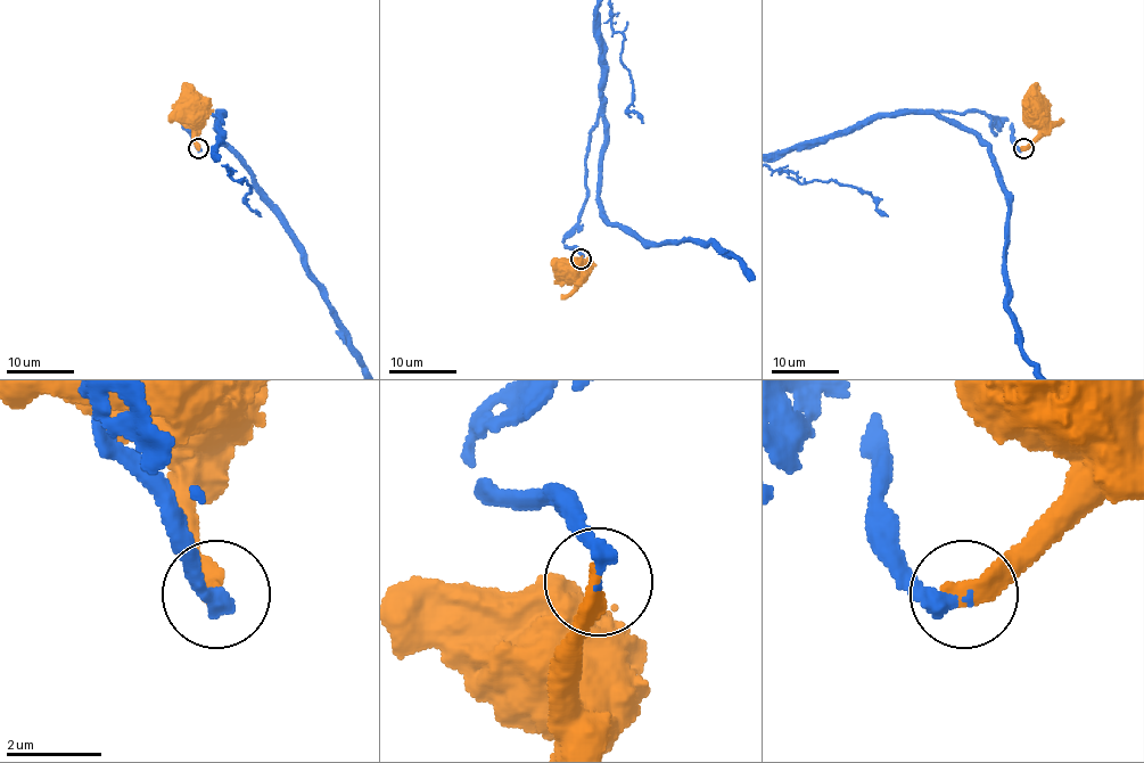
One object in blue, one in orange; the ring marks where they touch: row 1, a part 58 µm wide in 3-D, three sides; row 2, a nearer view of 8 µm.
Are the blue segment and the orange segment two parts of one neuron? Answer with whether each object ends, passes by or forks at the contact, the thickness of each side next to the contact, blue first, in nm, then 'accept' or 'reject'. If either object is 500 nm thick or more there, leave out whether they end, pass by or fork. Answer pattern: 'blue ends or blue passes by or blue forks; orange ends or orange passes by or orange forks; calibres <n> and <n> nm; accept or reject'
blue ends; orange ends; calibres 320 and 460 nm; accept

